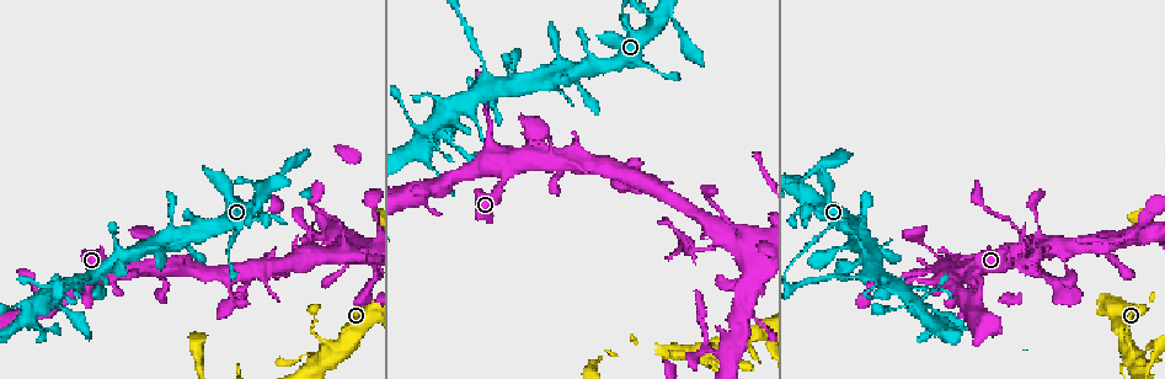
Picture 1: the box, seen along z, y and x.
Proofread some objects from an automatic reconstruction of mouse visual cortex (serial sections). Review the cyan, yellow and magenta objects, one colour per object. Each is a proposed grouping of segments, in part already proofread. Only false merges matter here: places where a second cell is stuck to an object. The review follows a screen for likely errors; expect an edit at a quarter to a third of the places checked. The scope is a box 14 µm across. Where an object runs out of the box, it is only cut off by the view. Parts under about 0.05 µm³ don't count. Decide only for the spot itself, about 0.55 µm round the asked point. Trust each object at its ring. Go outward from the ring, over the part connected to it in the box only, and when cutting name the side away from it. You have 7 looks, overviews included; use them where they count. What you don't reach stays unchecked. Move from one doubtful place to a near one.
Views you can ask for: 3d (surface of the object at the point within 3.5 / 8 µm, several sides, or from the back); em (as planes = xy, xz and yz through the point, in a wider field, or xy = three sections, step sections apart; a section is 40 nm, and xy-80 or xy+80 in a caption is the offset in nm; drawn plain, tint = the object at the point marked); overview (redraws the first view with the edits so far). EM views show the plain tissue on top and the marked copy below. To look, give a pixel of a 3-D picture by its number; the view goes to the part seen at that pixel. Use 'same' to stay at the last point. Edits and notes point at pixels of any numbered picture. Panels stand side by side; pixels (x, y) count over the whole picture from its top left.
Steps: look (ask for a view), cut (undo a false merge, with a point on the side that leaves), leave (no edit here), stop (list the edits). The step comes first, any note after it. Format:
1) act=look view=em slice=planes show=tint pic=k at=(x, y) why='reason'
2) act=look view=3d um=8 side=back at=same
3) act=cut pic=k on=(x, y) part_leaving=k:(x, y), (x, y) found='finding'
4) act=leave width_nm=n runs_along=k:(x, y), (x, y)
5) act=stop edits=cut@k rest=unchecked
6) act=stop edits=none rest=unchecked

act=look view=3d um=3.5 pic=1 at=(961, 271) why='thin neck'

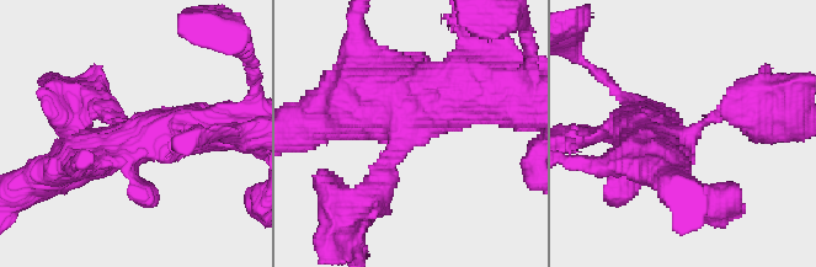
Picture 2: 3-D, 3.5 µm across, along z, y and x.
act=leave runs_along=2:(383, 176), (416, 110), (489, 91) found='all the same cell'

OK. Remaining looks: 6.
act=look view=3d um=3.5 side=back pic=1 at=(1139, 353) why='four-way junction'

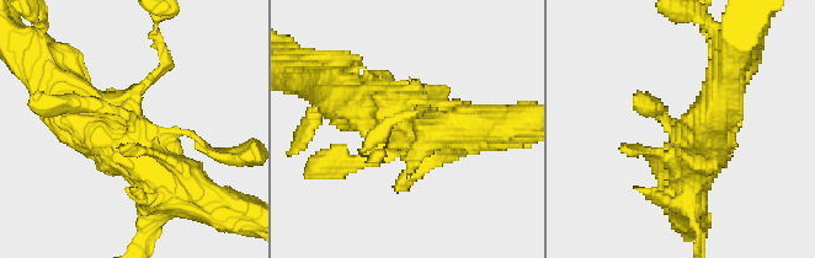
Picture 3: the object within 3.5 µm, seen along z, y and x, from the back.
act=look view=em slice=xy step=3 show=tint pic=3 at=(410, 136) why='shape alone is not enough'

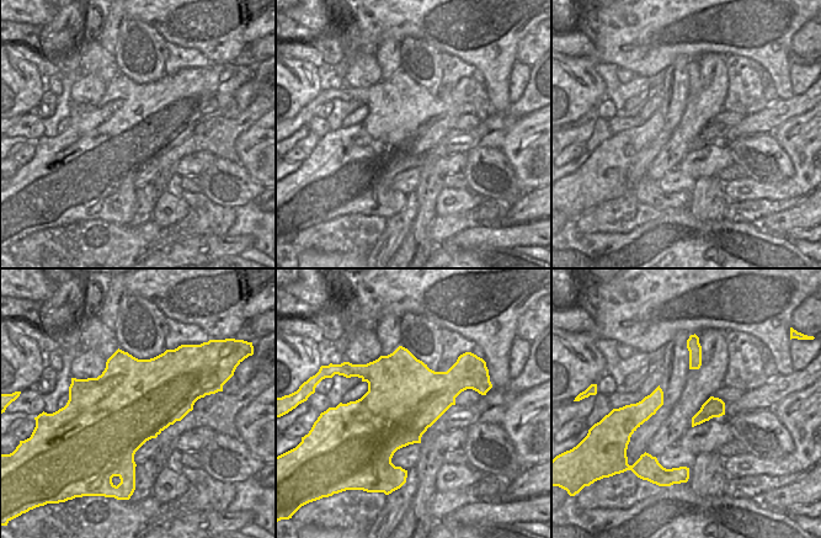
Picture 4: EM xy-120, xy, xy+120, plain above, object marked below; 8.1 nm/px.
act=leave runs_along=3:(86, 121), (223, 208) found='continuous, no second cell'

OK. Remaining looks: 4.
act=stop edits=none rest=unchecked

